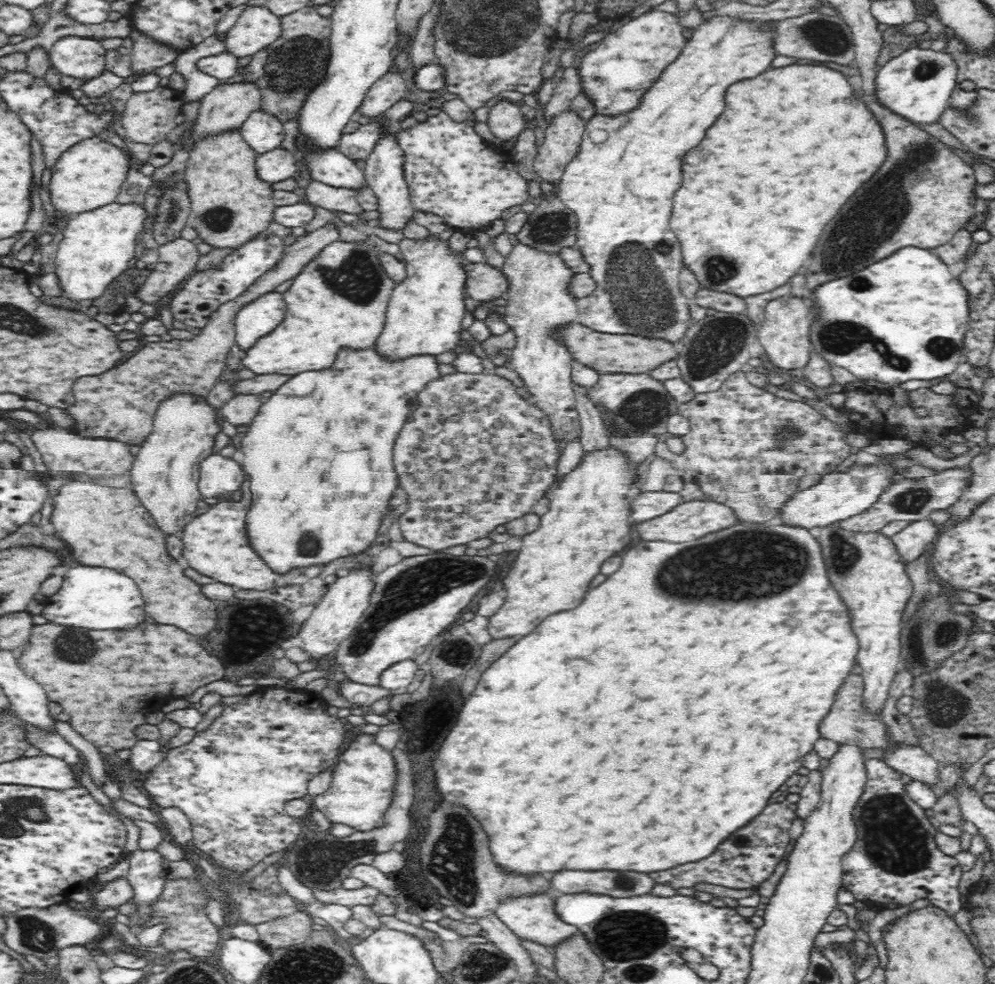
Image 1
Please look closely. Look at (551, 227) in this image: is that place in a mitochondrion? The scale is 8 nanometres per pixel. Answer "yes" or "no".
yes

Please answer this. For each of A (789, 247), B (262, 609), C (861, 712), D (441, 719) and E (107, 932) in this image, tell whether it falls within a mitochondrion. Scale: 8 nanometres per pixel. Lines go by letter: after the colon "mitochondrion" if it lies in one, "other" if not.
A: other
B: mitochondrion
C: other
D: other
E: other

